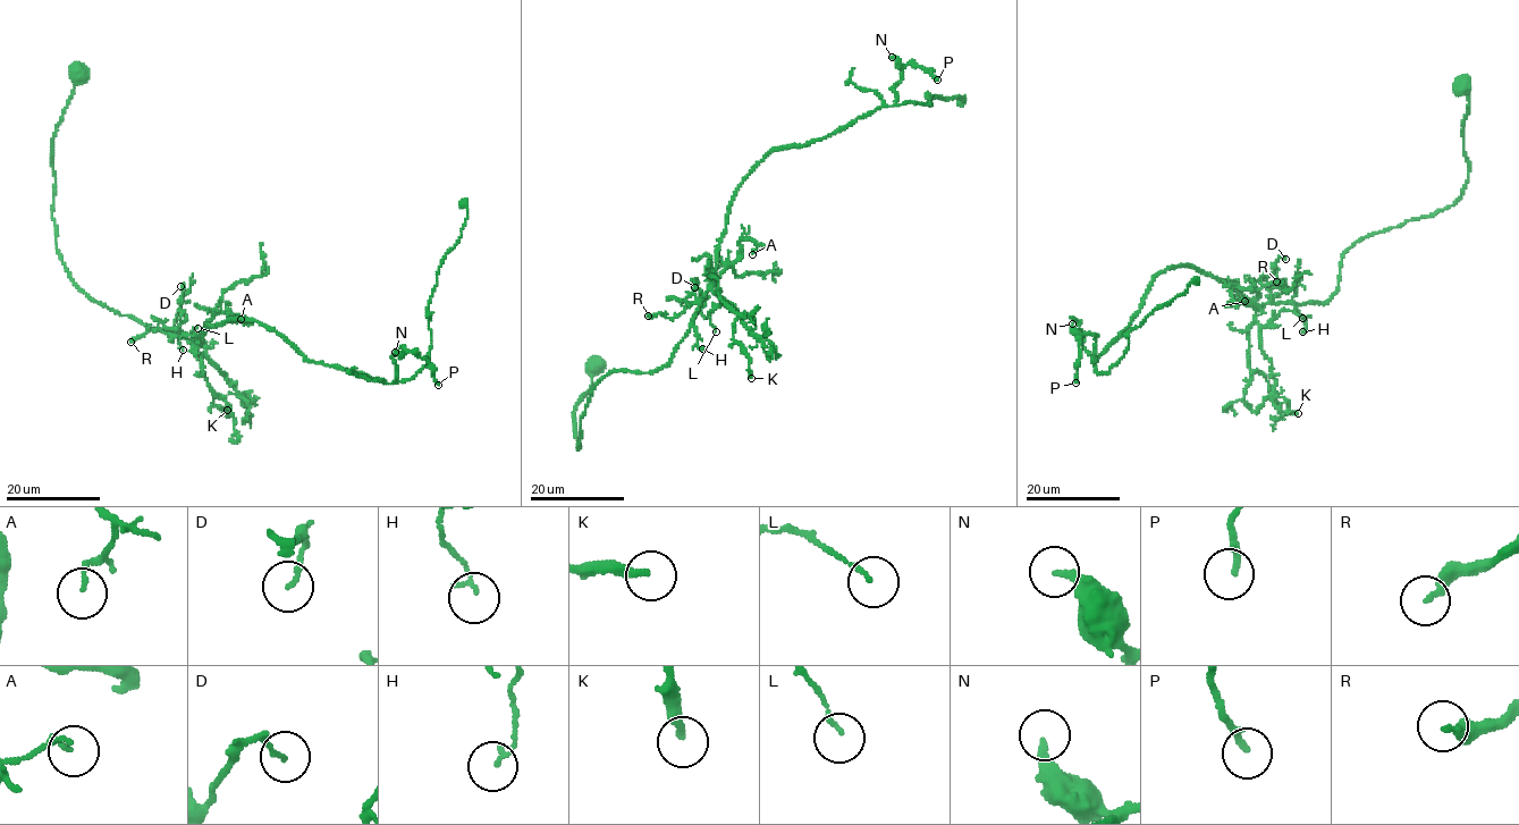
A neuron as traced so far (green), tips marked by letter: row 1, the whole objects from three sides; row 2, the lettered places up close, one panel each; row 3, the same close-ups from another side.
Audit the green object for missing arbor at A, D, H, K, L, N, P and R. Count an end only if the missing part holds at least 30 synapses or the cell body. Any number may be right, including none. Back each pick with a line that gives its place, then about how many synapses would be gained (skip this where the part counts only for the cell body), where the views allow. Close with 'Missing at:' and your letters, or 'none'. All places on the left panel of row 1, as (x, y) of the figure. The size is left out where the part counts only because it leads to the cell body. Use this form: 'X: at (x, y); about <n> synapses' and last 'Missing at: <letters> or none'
Missing at: none

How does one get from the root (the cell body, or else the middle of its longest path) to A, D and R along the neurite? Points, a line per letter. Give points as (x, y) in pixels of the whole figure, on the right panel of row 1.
A: (1460, 84), (1469, 100), (1460, 199), (1357, 241), (1327, 301), (1259, 308), (1256, 288), (1232, 288), (1245, 301)
D: (1460, 84), (1469, 100), (1460, 199), (1357, 241), (1324, 302), (1272, 301), (1266, 277), (1285, 259)
R: (1460, 84), (1469, 100), (1460, 199), (1357, 241), (1327, 301), (1274, 302), (1287, 289), (1276, 281)

